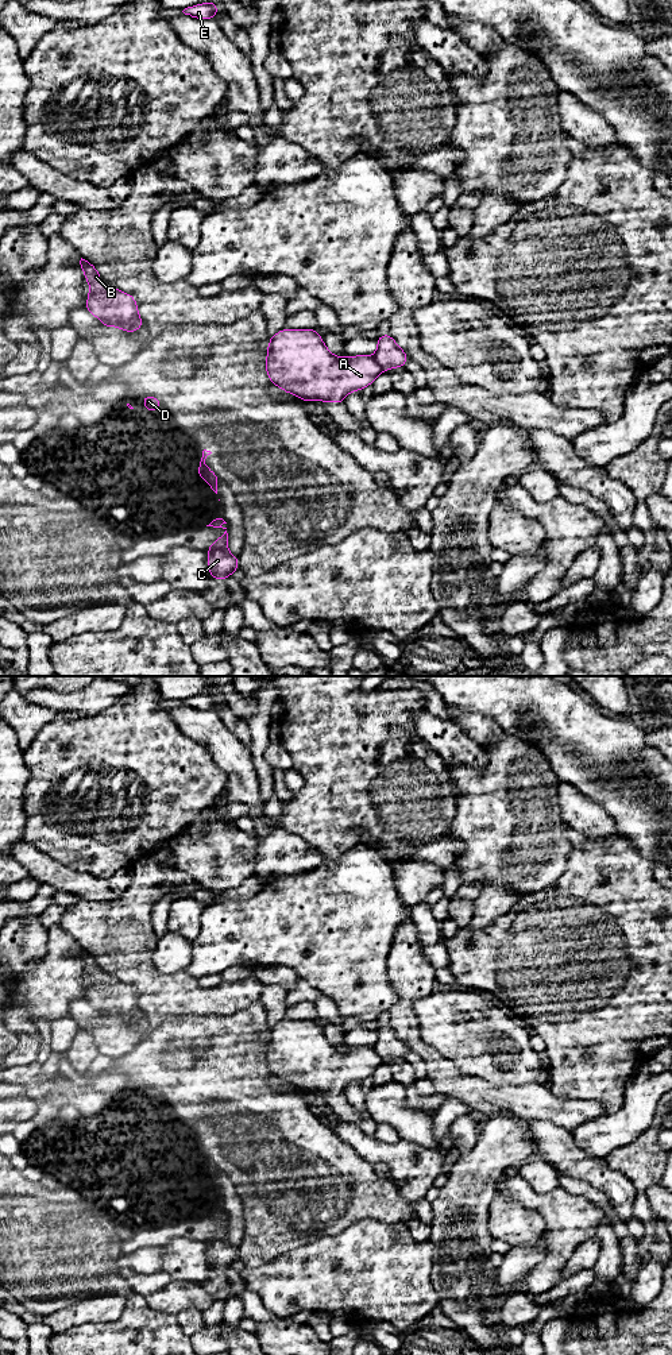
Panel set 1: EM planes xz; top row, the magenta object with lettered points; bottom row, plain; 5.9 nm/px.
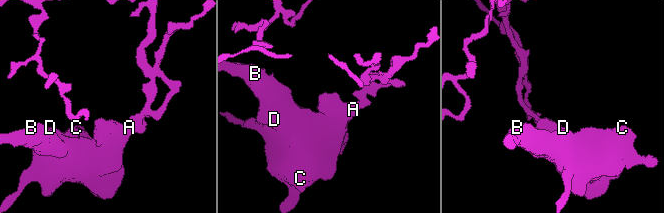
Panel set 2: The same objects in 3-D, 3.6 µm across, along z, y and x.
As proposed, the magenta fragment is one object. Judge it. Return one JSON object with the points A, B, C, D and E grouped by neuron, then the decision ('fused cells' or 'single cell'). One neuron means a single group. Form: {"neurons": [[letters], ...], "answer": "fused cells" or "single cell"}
{"neurons": [["A", "B", "C", "D"], ["E"]], "answer": "fused cells"}

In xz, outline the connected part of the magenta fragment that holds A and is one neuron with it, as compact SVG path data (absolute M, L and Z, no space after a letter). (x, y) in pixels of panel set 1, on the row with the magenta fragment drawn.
M282 329L270 337L266 371L273 385L297 395L302 401L343 404L349 391L360 391L372 385L382 368L371 356L345 356L339 359L328 351L316 329Z

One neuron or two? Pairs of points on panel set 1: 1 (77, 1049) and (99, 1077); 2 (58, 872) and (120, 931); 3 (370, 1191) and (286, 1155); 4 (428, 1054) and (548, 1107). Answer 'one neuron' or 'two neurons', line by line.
1: two neurons
2: two neurons
3: one neuron
4: one neuron

